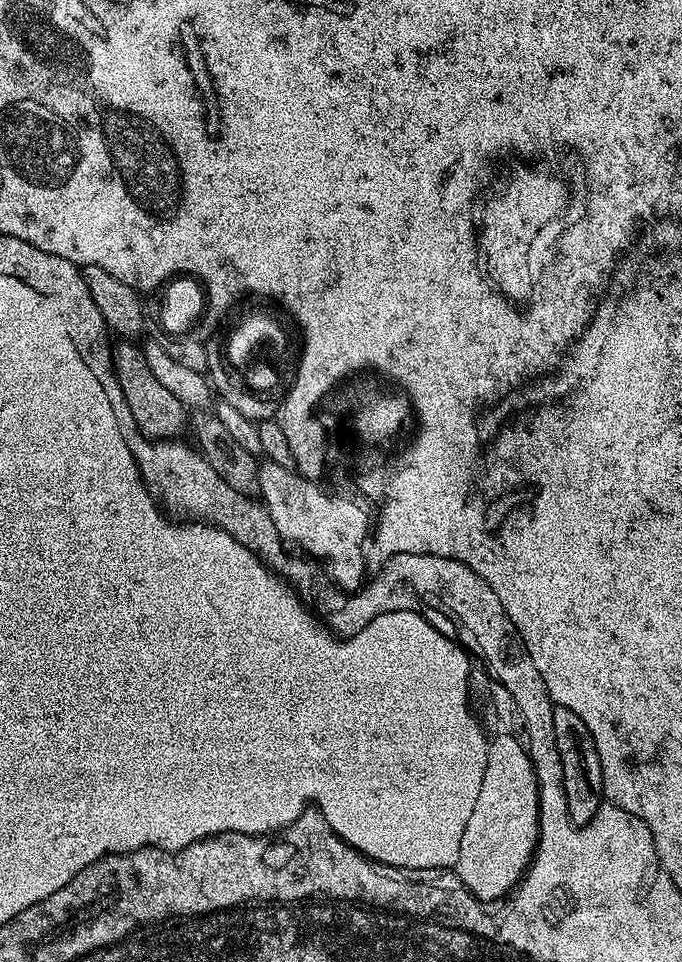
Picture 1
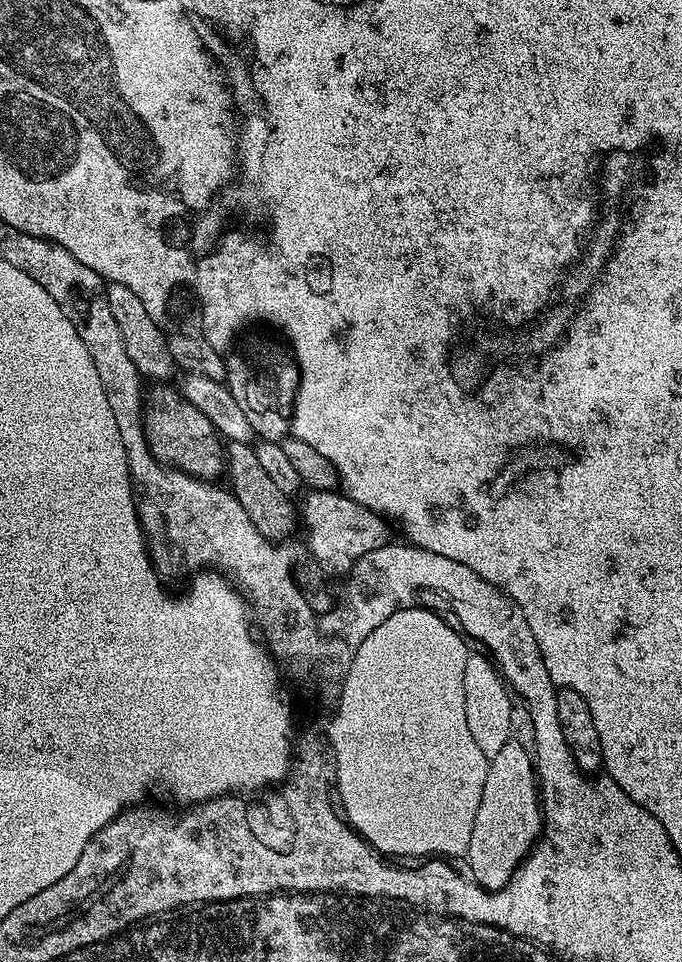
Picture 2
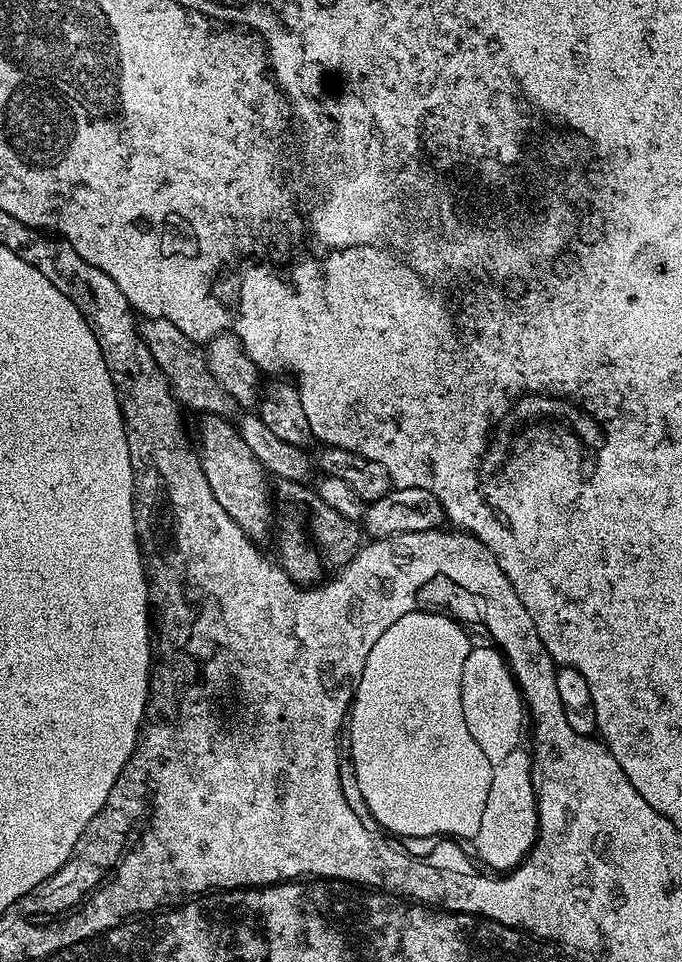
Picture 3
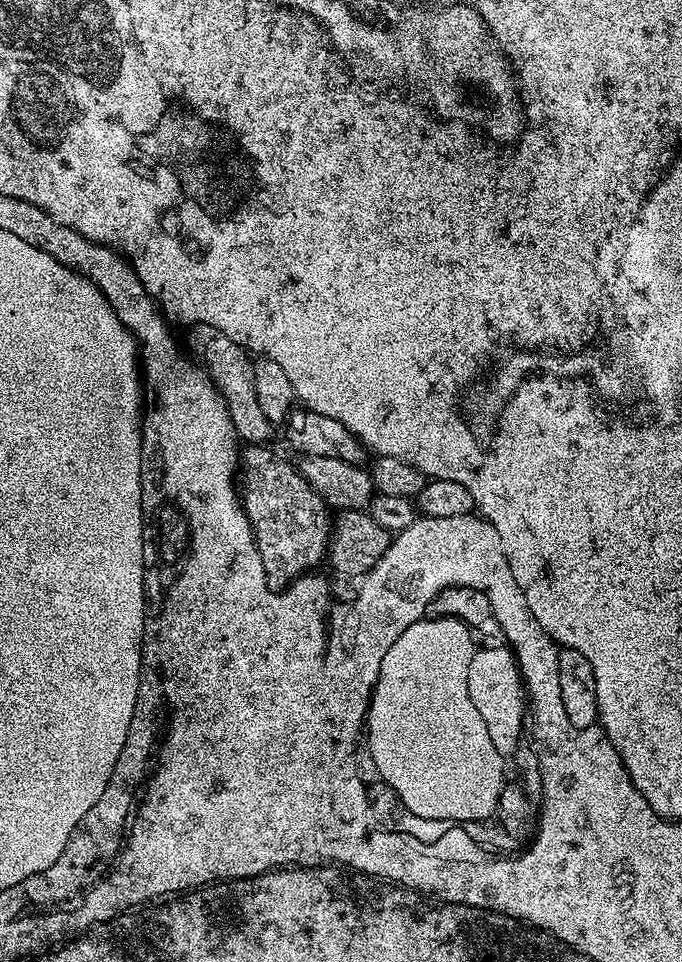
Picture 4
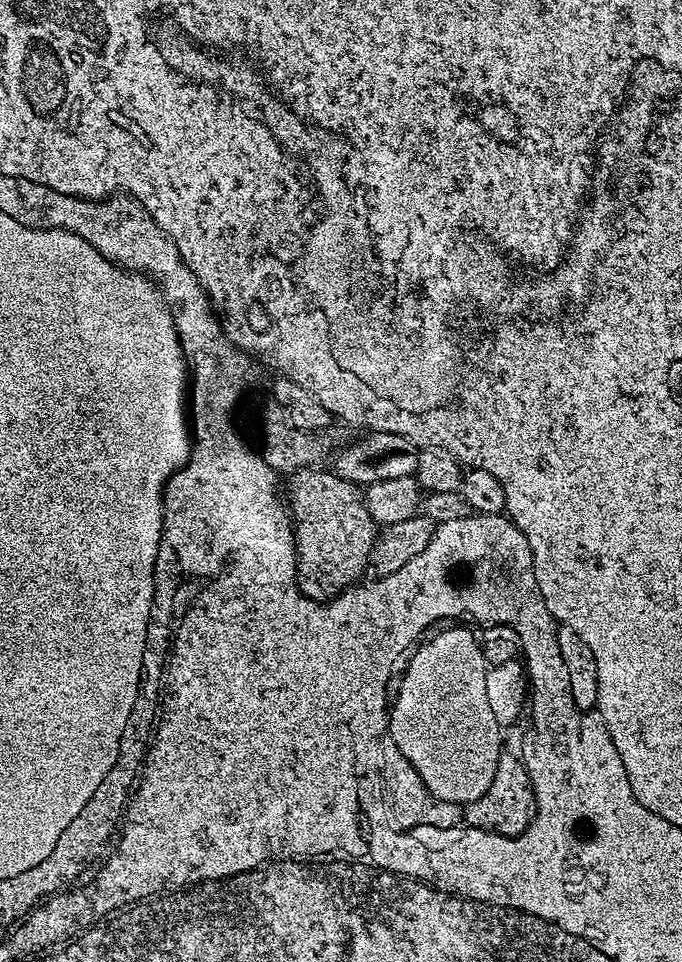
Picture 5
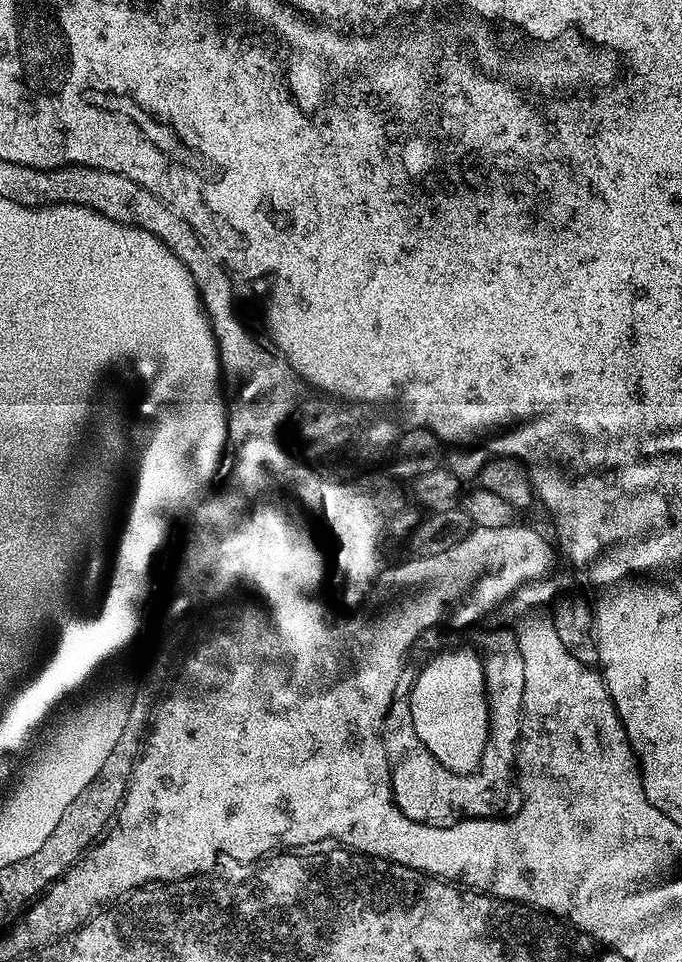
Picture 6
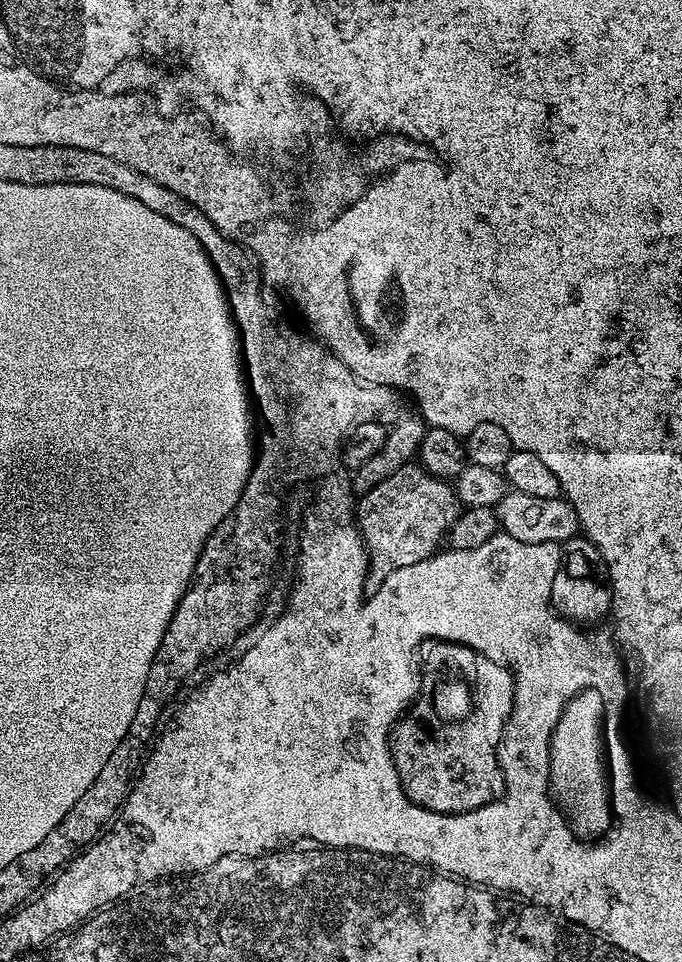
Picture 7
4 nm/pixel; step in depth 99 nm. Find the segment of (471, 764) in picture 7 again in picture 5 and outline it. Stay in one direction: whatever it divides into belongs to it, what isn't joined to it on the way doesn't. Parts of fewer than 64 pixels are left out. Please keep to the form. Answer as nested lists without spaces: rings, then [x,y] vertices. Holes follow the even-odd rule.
[[[513,726],[508,729],[506,736],[506,747],[501,751],[498,770],[494,774],[494,782],[490,782],[490,790],[486,794],[482,794],[482,798],[463,805],[463,807],[454,807],[450,802],[437,800],[436,797],[430,794],[430,790],[422,782],[419,770],[414,765],[411,765],[406,758],[402,758],[399,754],[393,755],[392,780],[390,776],[390,787],[386,792],[386,800],[392,803],[392,816],[396,819],[393,820],[395,827],[401,830],[410,828],[450,828],[457,822],[463,821],[469,828],[482,828],[486,832],[497,831],[501,836],[514,837],[522,835],[532,824],[533,818],[536,817],[536,789],[534,787],[534,779],[532,780],[531,774],[528,773],[529,765],[526,763],[526,760],[526,765],[524,765],[524,760],[520,757],[523,752],[524,755],[526,752],[526,740],[523,730],[520,729],[520,726]]]

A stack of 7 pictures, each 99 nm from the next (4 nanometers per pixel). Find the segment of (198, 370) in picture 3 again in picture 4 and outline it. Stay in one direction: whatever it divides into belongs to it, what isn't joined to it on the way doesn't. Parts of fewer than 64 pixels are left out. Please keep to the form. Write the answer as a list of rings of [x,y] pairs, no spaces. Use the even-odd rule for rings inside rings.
[[[196,322],[191,325],[188,332],[187,351],[193,357],[201,360],[199,363],[206,369],[207,379],[211,380],[213,388],[216,389],[219,399],[226,405],[230,414],[230,422],[241,441],[248,444],[264,444],[272,436],[274,424],[268,420],[262,412],[255,396],[253,357],[240,344],[236,344],[226,334],[212,328],[211,323]]]

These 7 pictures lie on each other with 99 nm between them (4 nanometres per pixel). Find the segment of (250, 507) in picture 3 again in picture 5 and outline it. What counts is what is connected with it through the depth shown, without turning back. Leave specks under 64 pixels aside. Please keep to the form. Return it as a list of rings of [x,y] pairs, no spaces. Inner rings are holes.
[[[317,466],[291,473],[287,477],[286,504],[290,515],[298,521],[300,576],[304,576],[304,584],[313,584],[316,592],[327,594],[332,588],[349,588],[361,579],[364,568],[366,572],[370,564],[378,525],[368,513],[361,489],[343,475],[324,470]]]

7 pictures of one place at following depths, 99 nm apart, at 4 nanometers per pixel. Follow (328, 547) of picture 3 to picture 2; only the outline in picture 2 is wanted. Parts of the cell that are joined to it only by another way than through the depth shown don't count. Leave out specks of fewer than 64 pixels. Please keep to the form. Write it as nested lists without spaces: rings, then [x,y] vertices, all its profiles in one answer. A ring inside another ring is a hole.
[[[231,442],[226,448],[226,480],[232,495],[238,498],[242,510],[250,517],[250,522],[258,526],[258,534],[262,534],[273,542],[287,540],[298,528],[298,508],[293,497],[278,490],[276,483],[262,470],[258,462],[258,454],[252,444]]]

